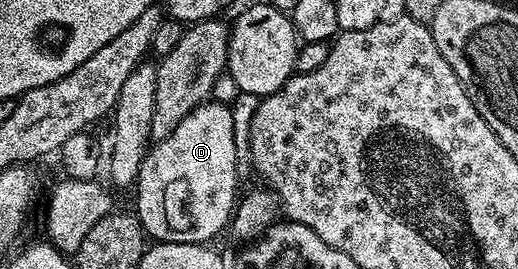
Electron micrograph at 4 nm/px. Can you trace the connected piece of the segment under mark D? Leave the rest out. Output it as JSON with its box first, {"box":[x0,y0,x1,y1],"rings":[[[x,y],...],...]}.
{"box":[136,103,238,244],"rings":[[[214,103],[196,106],[168,138],[147,151],[142,162],[136,181],[136,215],[142,231],[155,241],[206,244],[231,223],[234,191],[238,188],[238,144],[234,141],[233,114]]]}

